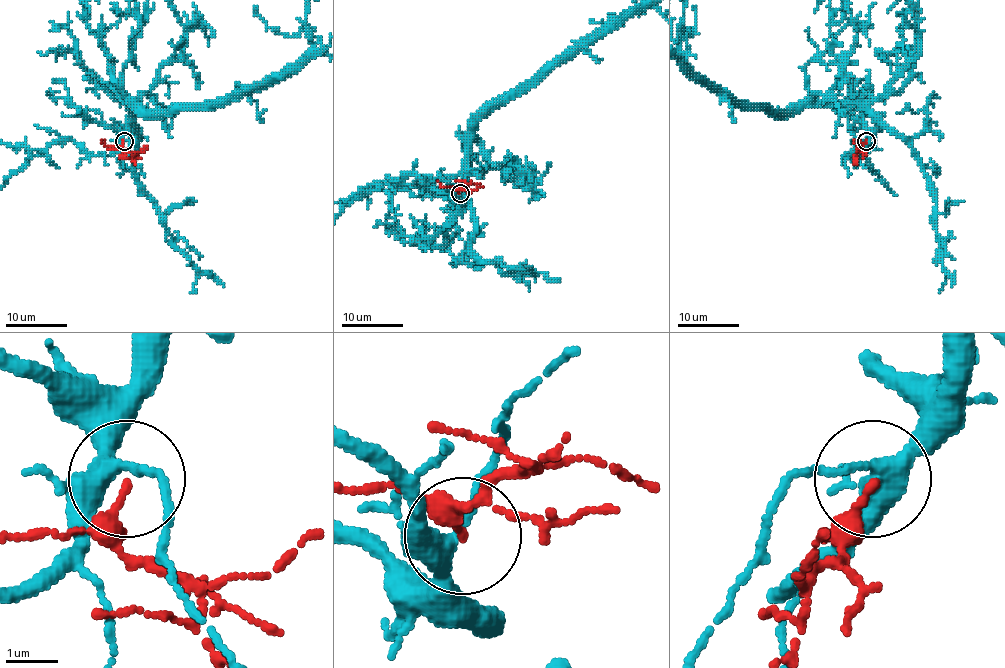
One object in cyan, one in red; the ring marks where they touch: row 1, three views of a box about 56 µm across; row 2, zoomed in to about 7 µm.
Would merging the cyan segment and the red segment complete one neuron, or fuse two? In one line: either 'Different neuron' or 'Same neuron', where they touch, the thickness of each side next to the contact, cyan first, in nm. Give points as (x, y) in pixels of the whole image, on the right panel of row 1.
Different neuron. Place: (866, 141). Thickness 340 nm (cyan) against 140 nm

